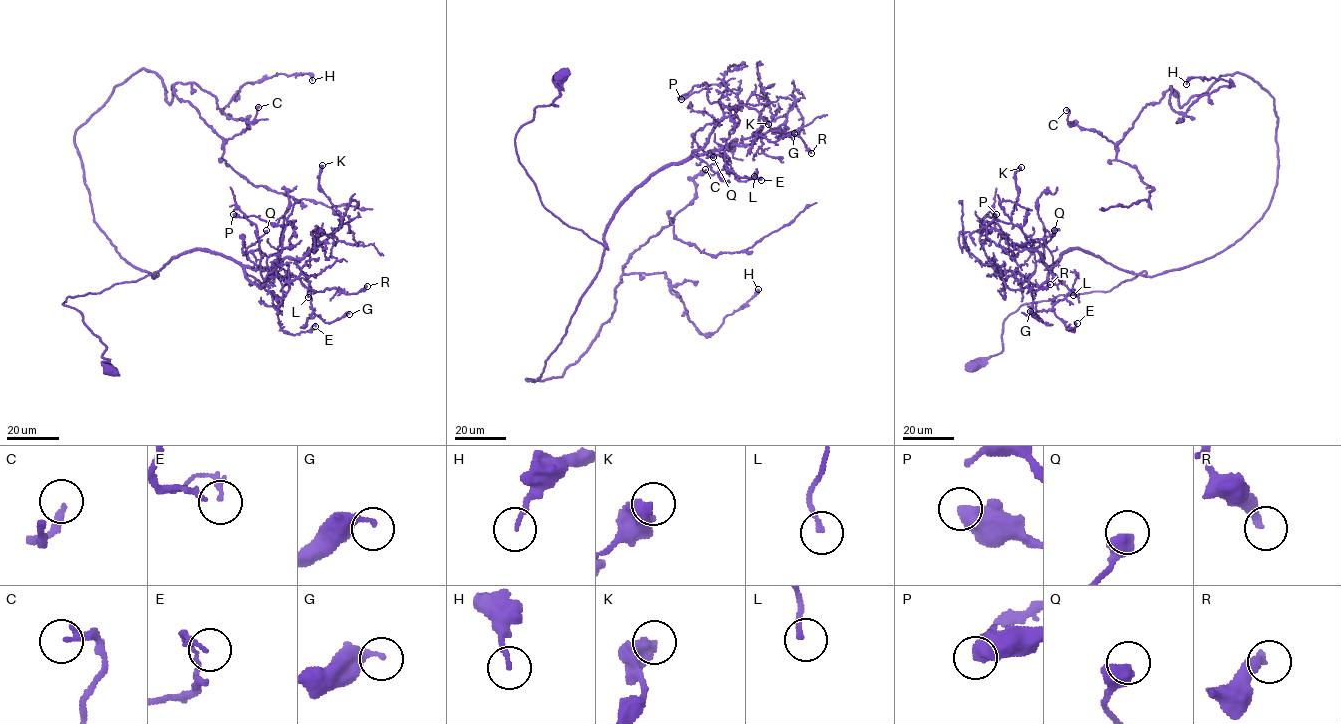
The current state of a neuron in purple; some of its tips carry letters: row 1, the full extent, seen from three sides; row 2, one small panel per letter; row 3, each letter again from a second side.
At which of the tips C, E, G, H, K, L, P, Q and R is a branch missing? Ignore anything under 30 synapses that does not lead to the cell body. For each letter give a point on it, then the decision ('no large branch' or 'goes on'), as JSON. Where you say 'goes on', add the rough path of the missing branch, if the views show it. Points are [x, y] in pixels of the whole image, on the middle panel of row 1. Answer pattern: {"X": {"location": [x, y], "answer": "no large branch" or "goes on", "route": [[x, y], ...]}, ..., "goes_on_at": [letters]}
{"C": {"location": [705, 169], "answer": "no large branch"}, "E": {"location": [761, 180], "answer": "no large branch"}, "G": {"location": [794, 133], "answer": "no large branch"}, "H": {"location": [758, 289], "answer": "no large branch"}, "K": {"location": [768, 124], "answer": "no large branch"}, "L": {"location": [754, 176], "answer": "no large branch"}, "P": {"location": [681, 99], "answer": "no large branch"}, "Q": {"location": [713, 157], "answer": "no large branch"}, "R": {"location": [811, 153], "answer": "no large branch"}, "goes_on_at": []}

